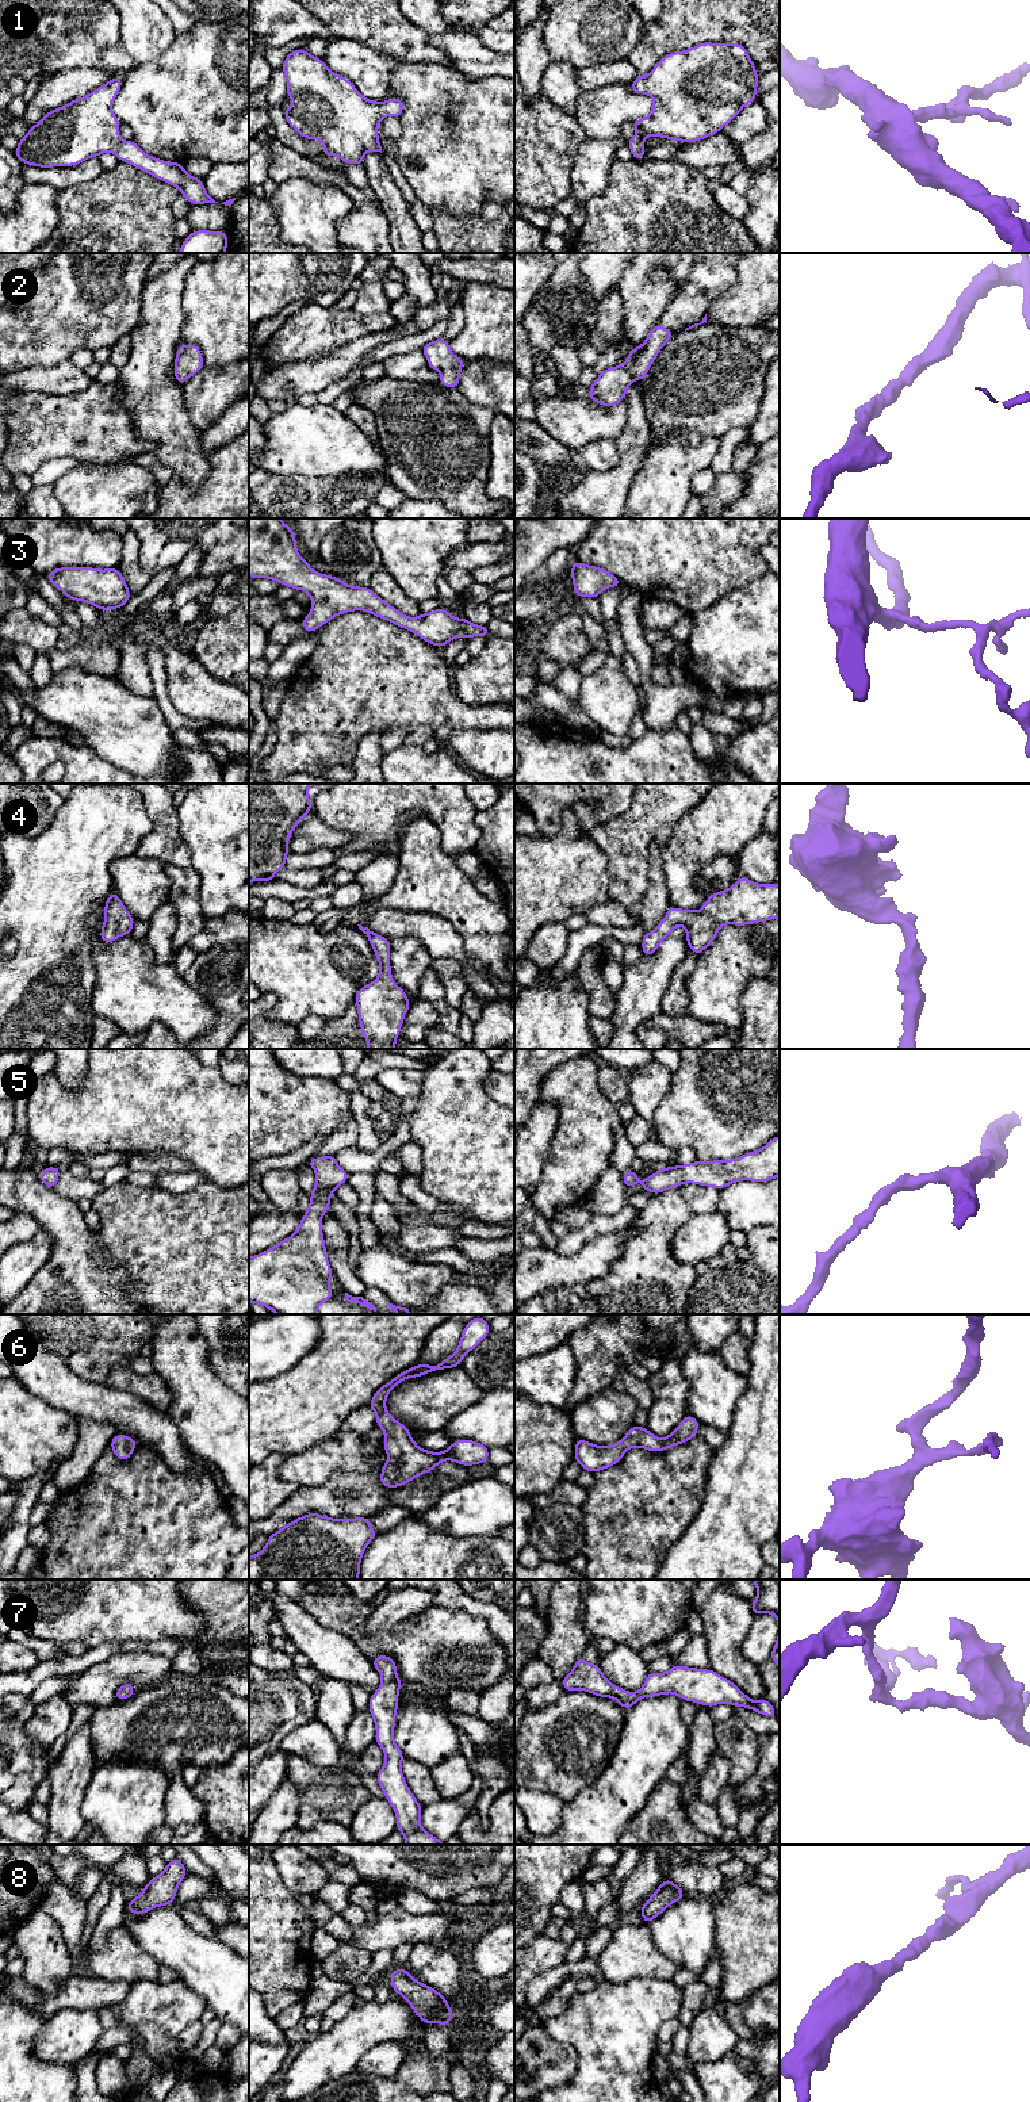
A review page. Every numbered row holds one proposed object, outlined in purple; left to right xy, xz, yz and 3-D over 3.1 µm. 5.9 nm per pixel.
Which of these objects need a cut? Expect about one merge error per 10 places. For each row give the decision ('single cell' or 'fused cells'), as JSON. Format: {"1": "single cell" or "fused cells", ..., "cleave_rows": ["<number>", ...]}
{"1": "single cell", "2": "single cell", "3": "single cell", "4": "single cell", "5": "single cell", "6": "single cell", "7": "single cell", "8": "single cell", "cleave_rows": []}

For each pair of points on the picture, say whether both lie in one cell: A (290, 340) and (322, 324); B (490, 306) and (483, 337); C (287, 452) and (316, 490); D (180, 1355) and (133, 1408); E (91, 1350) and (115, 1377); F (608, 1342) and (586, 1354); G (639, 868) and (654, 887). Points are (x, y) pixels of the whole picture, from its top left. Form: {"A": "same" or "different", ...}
{"A": "same", "B": "same", "C": "different", "D": "different", "E": "different", "F": "same", "G": "different"}

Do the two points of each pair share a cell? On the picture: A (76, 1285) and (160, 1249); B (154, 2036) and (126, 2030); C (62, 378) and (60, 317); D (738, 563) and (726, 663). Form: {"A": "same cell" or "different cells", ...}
{"A": "different cells", "B": "same cell", "C": "different cells", "D": "different cells"}

